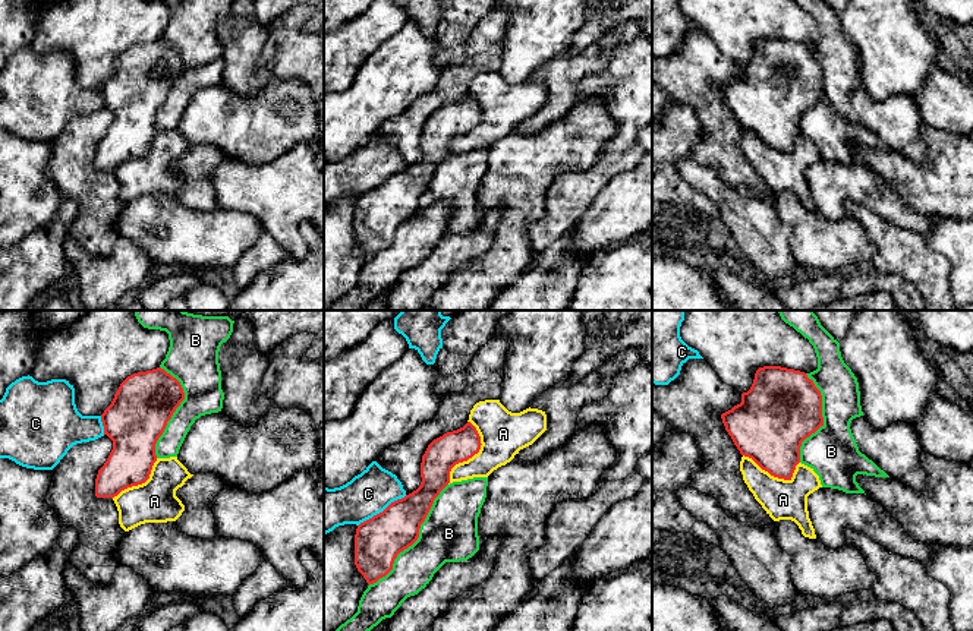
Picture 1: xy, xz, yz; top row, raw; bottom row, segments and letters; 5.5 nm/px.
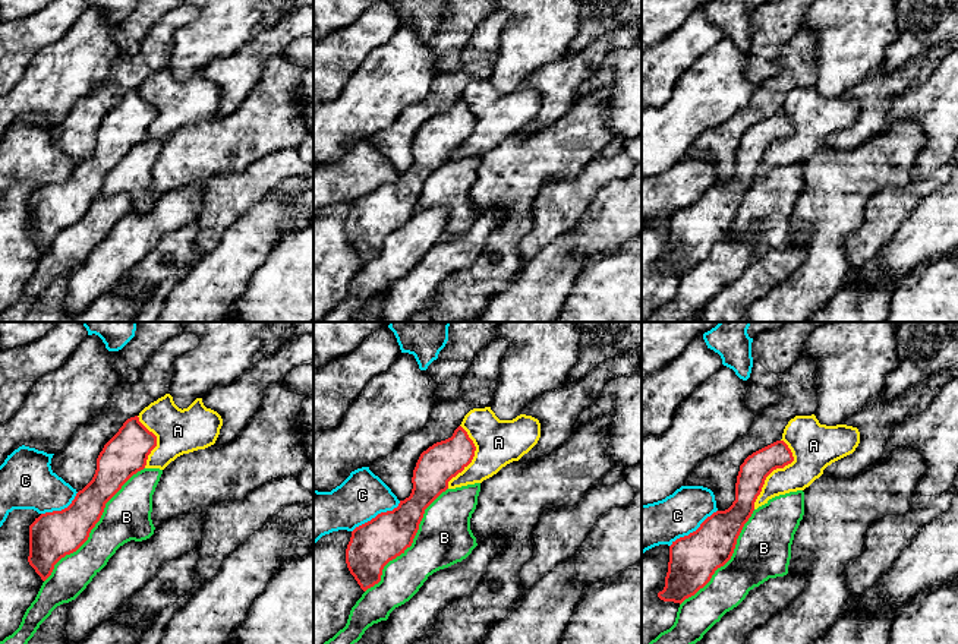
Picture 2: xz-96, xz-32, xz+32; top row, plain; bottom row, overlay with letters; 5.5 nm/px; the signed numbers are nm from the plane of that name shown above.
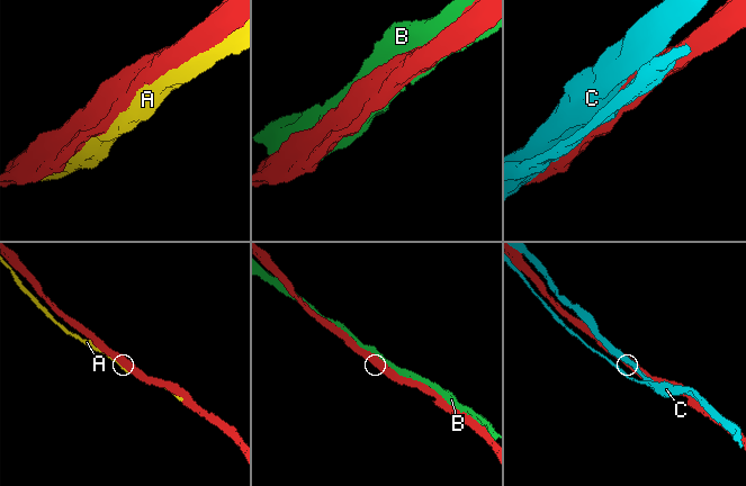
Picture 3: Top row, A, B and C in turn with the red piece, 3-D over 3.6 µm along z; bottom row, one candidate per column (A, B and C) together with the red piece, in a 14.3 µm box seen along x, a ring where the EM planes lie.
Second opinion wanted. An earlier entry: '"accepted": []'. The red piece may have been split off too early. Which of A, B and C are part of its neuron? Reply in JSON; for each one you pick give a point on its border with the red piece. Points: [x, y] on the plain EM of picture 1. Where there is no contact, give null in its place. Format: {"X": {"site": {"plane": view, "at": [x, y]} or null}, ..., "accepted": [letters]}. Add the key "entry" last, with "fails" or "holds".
{"A": {"site": {"plane": "xz", "at": [472, 128]}}, "accepted": ["A"], "entry": "fails"}

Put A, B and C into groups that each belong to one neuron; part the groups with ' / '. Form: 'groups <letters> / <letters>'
groups A / B / C

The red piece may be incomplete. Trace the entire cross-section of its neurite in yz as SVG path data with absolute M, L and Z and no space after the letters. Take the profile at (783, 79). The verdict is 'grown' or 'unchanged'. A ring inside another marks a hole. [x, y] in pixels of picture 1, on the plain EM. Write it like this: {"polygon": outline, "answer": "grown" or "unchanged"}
{"polygon": "M763 38L755 45L753 56L747 64L741 66L741 75L721 86L725 102L740 123L740 143L749 163L762 177L766 186L774 192L794 193L802 206L816 211L815 201L809 190L807 168L822 160L819 148L813 141L800 135L802 114L824 98L822 67L813 53L804 44L781 38Z", "answer": "grown"}

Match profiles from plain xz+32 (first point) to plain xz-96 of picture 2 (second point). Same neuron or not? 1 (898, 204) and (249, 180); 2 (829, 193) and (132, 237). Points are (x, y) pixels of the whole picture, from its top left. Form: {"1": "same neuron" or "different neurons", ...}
{"1": "same neuron", "2": "different neurons"}

